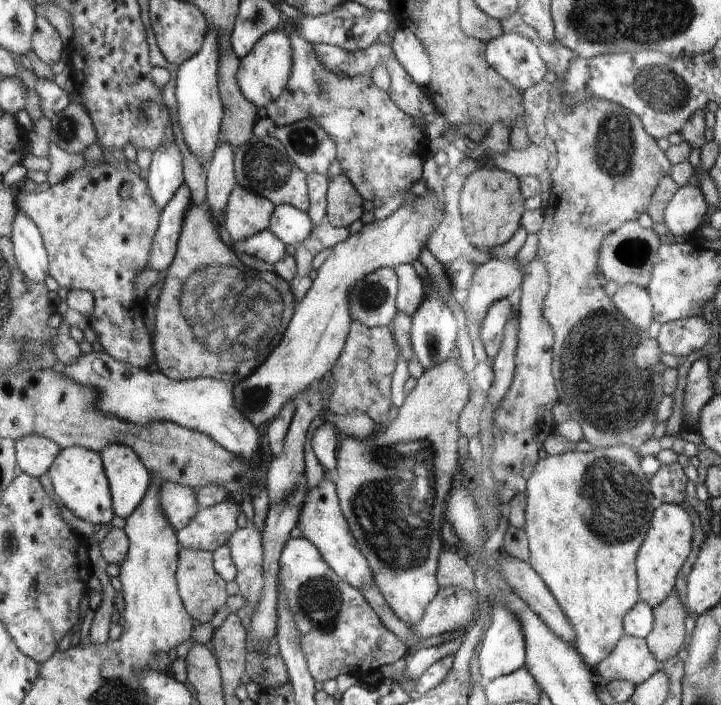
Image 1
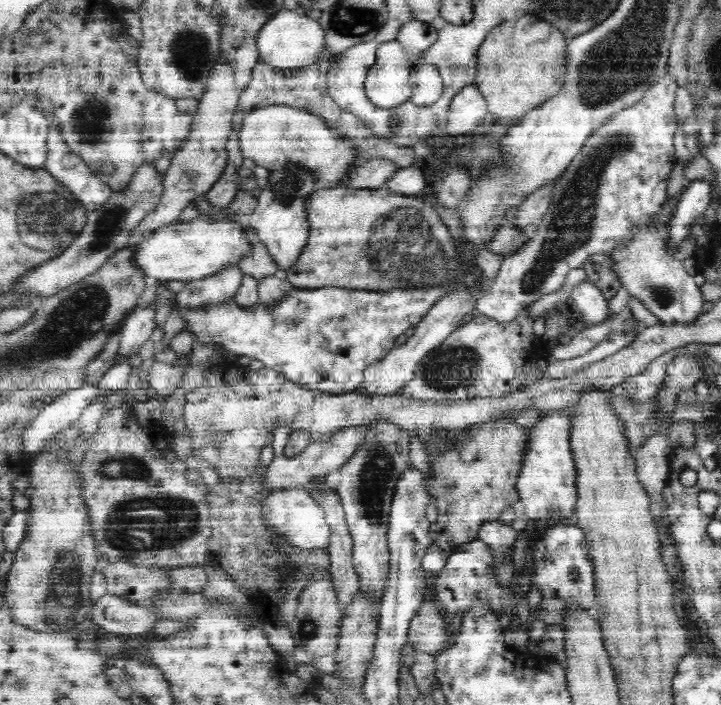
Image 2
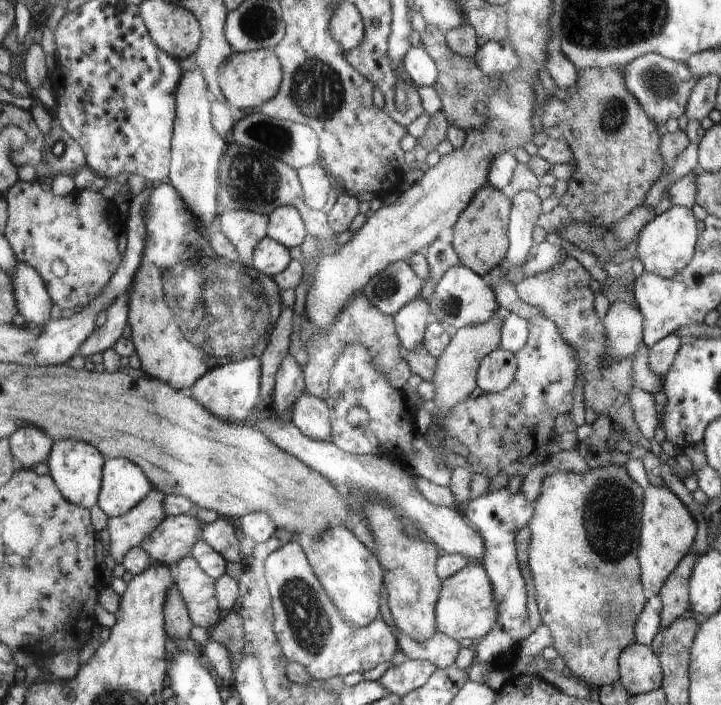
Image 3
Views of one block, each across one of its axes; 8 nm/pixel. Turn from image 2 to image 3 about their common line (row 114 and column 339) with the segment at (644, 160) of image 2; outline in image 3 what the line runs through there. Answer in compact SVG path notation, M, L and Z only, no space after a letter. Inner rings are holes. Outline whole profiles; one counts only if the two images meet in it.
M298 539L271 552L264 561L264 568L275 615L275 636L287 662L298 662L311 678L325 681L332 676L363 674L382 662L391 662L397 654L397 638L382 618L368 623L366 627L355 627L343 619L320 584Z

